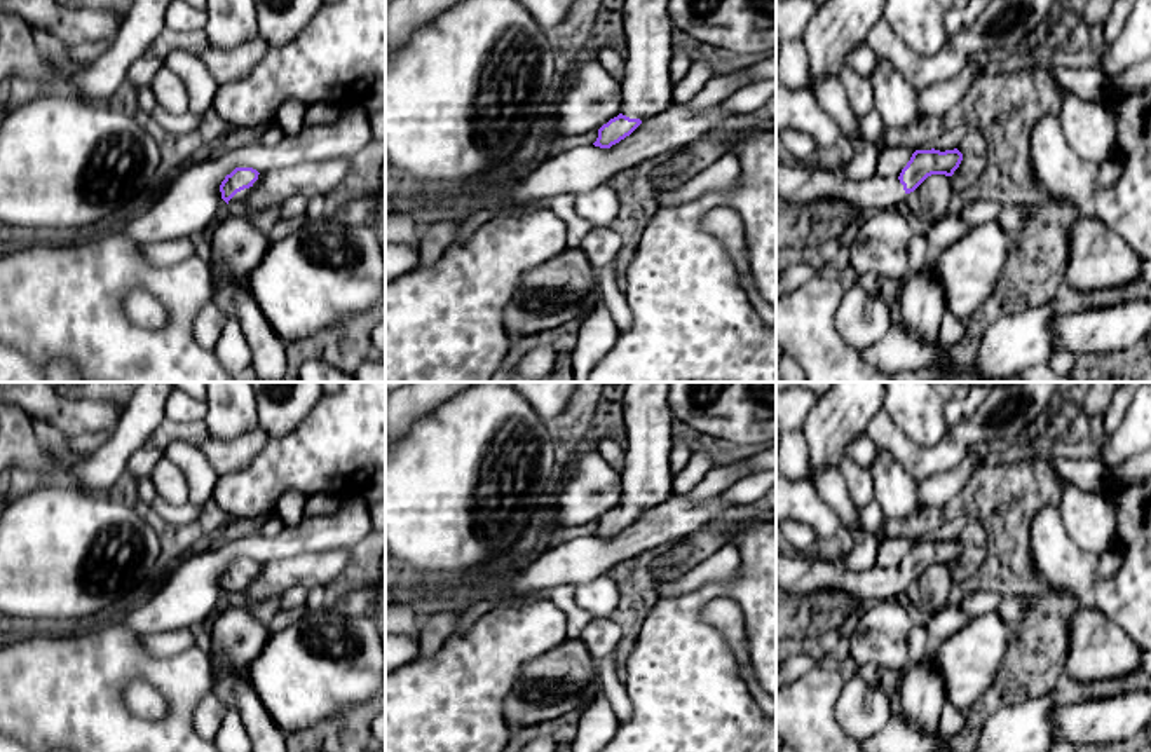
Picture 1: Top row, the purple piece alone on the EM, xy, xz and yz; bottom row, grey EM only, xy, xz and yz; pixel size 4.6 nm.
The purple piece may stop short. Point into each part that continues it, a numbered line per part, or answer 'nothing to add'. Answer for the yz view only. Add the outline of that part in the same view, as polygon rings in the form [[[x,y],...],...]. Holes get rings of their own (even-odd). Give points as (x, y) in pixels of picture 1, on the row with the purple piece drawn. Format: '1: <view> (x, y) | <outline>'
1: yz (803, 182) | [[[776,161],[776,197],[809,204],[813,201],[846,202],[874,213],[905,206],[905,190],[896,176],[872,176],[853,181],[842,169],[825,169],[814,162]]]

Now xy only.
1: xy (236, 201) | [[[258,180],[249,187],[249,188],[244,188],[241,192],[237,192],[230,201],[228,201],[228,208],[232,209],[241,209],[242,206],[242,201],[246,199],[246,195],[258,185]]]

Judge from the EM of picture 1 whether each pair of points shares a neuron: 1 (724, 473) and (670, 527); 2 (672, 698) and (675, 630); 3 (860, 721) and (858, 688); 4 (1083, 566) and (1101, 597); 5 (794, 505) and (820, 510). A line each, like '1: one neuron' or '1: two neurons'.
1: two neurons
2: one neuron
3: one neuron
4: one neuron
5: one neuron

